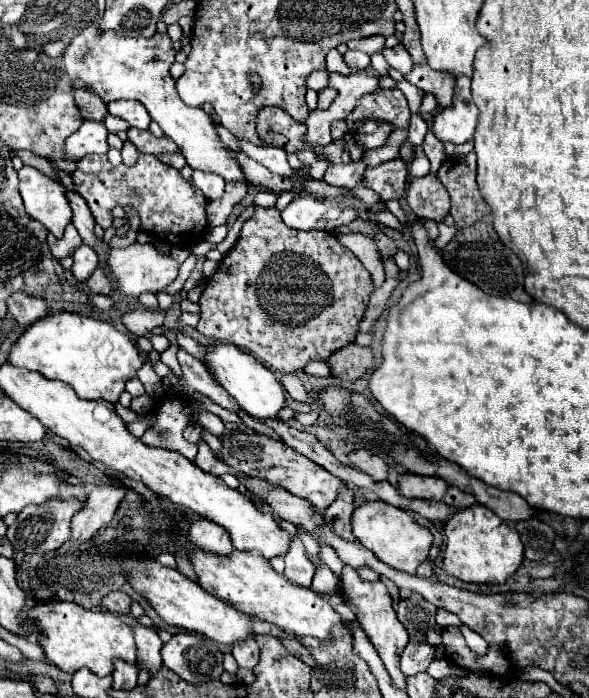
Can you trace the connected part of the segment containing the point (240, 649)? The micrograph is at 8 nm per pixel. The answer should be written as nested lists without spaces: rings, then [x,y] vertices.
[[[249,639],[247,643],[237,643],[233,647],[233,657],[239,667],[253,669],[259,663],[259,645],[255,643],[255,639]]]

